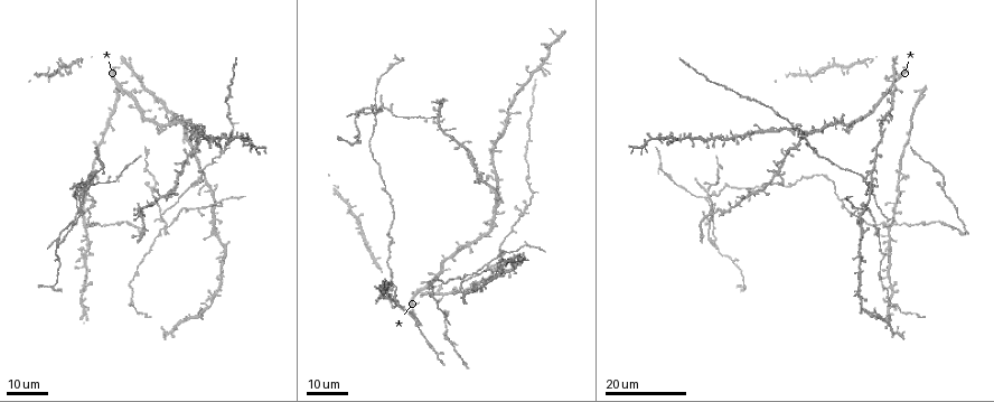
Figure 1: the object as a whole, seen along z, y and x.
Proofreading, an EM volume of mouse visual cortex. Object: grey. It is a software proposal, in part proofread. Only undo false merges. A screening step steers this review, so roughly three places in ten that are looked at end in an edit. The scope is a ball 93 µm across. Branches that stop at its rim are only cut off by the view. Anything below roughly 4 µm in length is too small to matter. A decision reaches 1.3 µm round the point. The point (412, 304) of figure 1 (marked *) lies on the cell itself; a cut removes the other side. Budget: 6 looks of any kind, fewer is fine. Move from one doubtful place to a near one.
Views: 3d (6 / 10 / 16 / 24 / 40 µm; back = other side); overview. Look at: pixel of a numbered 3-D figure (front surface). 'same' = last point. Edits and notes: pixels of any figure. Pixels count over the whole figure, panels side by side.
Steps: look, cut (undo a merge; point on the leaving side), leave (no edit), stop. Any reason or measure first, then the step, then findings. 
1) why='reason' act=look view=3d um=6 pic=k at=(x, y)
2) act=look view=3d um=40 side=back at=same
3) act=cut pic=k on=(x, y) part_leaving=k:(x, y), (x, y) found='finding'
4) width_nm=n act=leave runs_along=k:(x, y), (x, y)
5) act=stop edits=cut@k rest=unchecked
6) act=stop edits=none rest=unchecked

why='arms part here' act=look view=3d um=24 pic=1 at=(862, 180)

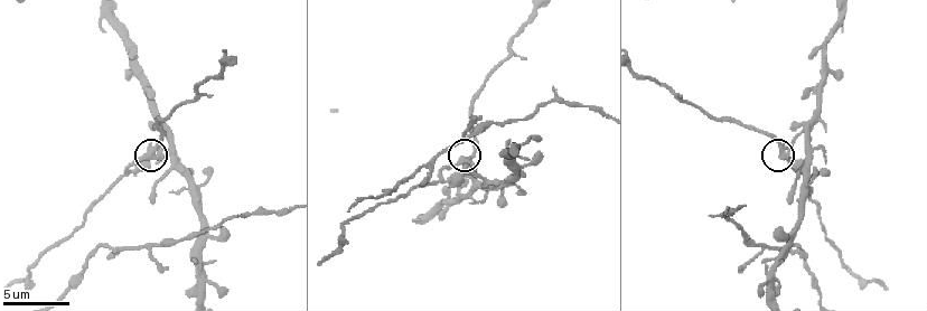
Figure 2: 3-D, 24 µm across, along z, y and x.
act=look view=3d um=10 pic=2 at=(781, 152)

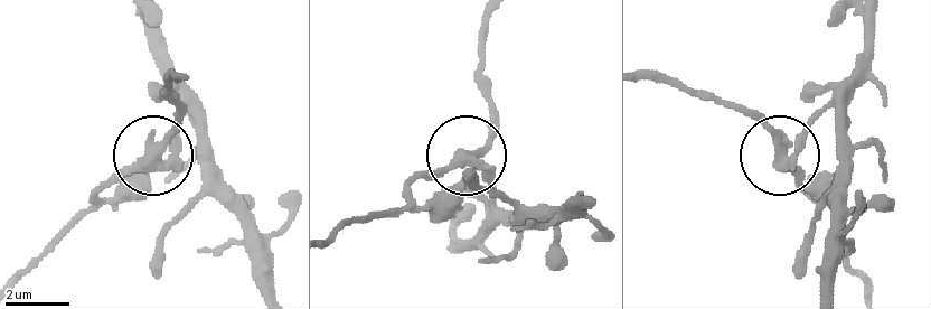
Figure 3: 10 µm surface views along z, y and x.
width_nm=300 act=cut pic=3 on=(454, 184) part_leaving=3:(481, 164), (479, 150), (492, 125), (485, 21) found='a second cell is stuck on'

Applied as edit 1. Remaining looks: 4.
act=look view=3d um=16 pic=2 at=(766, 269)

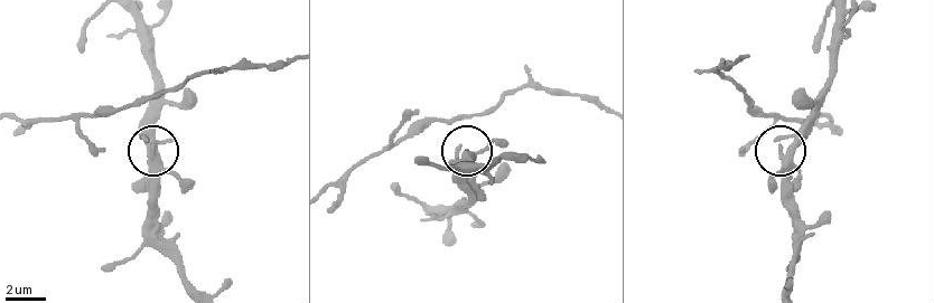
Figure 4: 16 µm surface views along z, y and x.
act=leave found='one cell here'

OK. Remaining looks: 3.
why='thick turns thin' act=look view=3d um=6 pic=2 at=(555, 98)

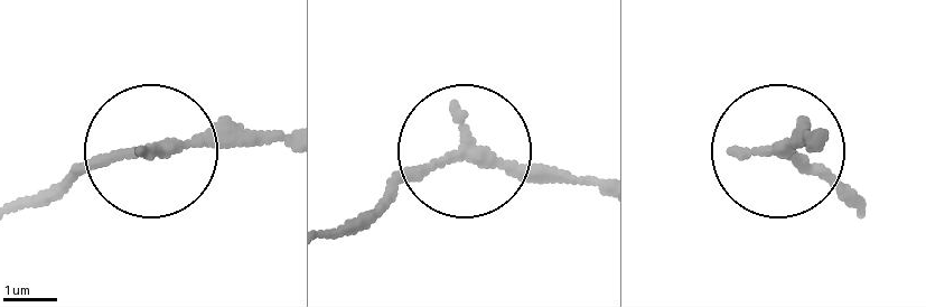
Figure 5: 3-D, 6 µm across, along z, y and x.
act=look view=3d um=6 side=back pic=5 at=(456, 156)

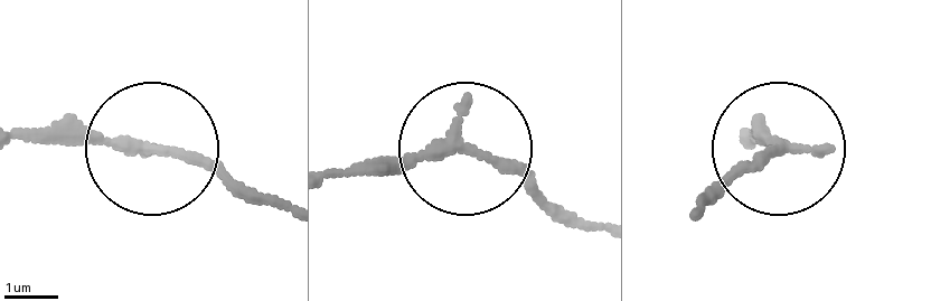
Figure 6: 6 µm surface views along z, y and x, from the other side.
act=cut pic=6 on=(74, 135) part_leaving=6:(152, 152), (24, 139) found='two cells meet here'

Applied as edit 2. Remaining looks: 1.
act=stop edits=cut@3,cut@6 rest=unchecked

